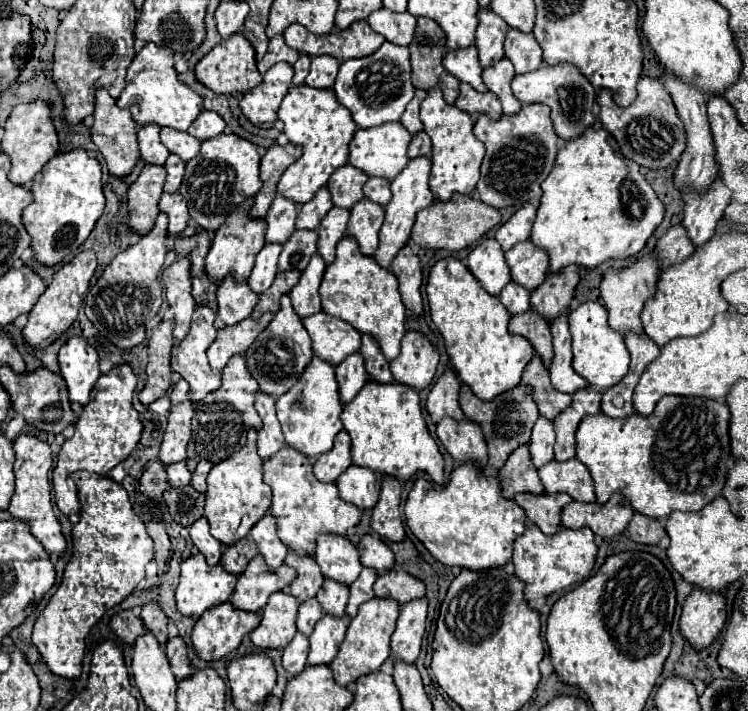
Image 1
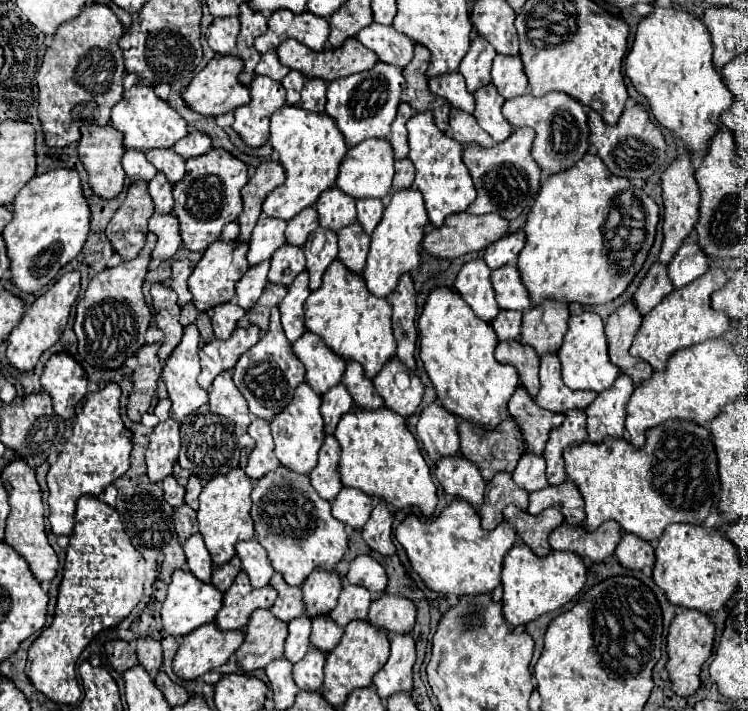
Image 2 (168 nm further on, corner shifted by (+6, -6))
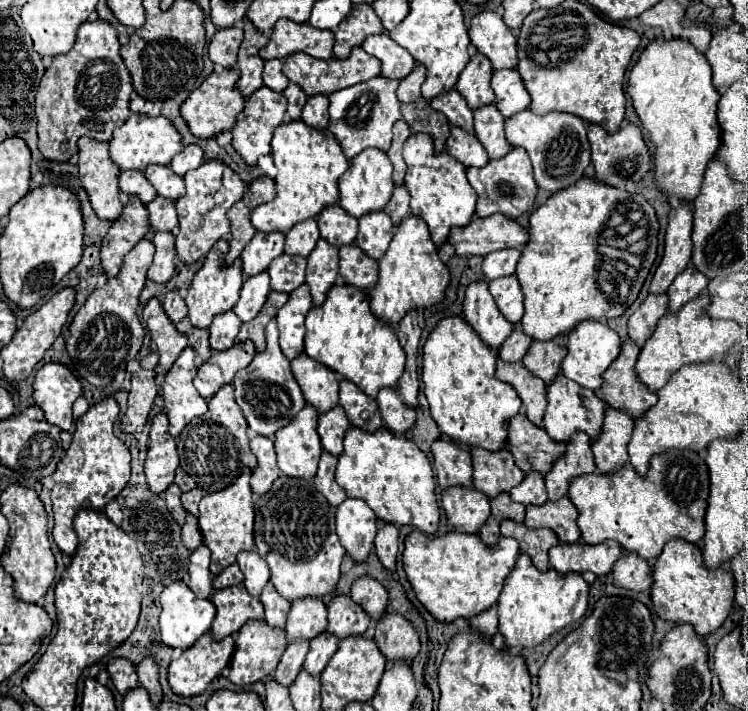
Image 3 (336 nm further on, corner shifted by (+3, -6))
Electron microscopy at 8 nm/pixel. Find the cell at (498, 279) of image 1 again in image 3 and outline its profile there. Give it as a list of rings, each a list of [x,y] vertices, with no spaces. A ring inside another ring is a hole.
[[[472,281],[466,287],[462,313],[464,319],[482,337],[482,341],[494,349],[498,349],[514,329],[514,325],[498,311],[494,299],[490,297],[486,281]]]

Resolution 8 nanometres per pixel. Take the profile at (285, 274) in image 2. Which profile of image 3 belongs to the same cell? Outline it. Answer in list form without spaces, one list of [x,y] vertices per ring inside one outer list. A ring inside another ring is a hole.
[[[282,253],[280,257],[276,257],[270,263],[268,275],[270,275],[270,287],[274,291],[292,293],[296,287],[300,287],[304,283],[306,259]]]

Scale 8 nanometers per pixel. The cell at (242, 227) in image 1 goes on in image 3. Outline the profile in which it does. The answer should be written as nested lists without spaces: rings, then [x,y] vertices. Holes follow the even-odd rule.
[[[206,257],[204,265],[194,275],[194,279],[190,283],[190,289],[186,293],[188,317],[190,317],[192,325],[194,327],[210,327],[212,317],[216,313],[230,311],[238,301],[238,293],[240,293],[242,283],[244,283],[244,271],[242,271],[242,261],[240,259],[236,259],[232,265],[226,265],[226,263],[218,261],[218,257]]]

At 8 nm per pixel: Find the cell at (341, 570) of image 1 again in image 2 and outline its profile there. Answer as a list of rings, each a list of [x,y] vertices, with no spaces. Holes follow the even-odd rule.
[[[313,571],[307,581],[301,585],[305,617],[313,619],[319,615],[327,615],[335,605],[341,593],[341,579],[335,571]]]

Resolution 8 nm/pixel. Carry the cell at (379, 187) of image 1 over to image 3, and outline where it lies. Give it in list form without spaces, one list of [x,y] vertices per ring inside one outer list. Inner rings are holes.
[[[372,211],[358,219],[360,229],[356,243],[360,249],[364,249],[372,259],[378,259],[384,255],[384,249],[388,249],[388,241],[392,239],[392,221],[386,211]]]

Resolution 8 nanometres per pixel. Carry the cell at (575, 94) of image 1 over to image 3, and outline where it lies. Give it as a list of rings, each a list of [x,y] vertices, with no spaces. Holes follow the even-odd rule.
[[[530,109],[518,111],[504,123],[508,143],[514,147],[524,147],[530,155],[534,167],[534,179],[538,187],[556,193],[572,183],[576,183],[590,163],[590,143],[586,137],[586,121],[562,111],[550,111],[546,115],[536,115]]]

